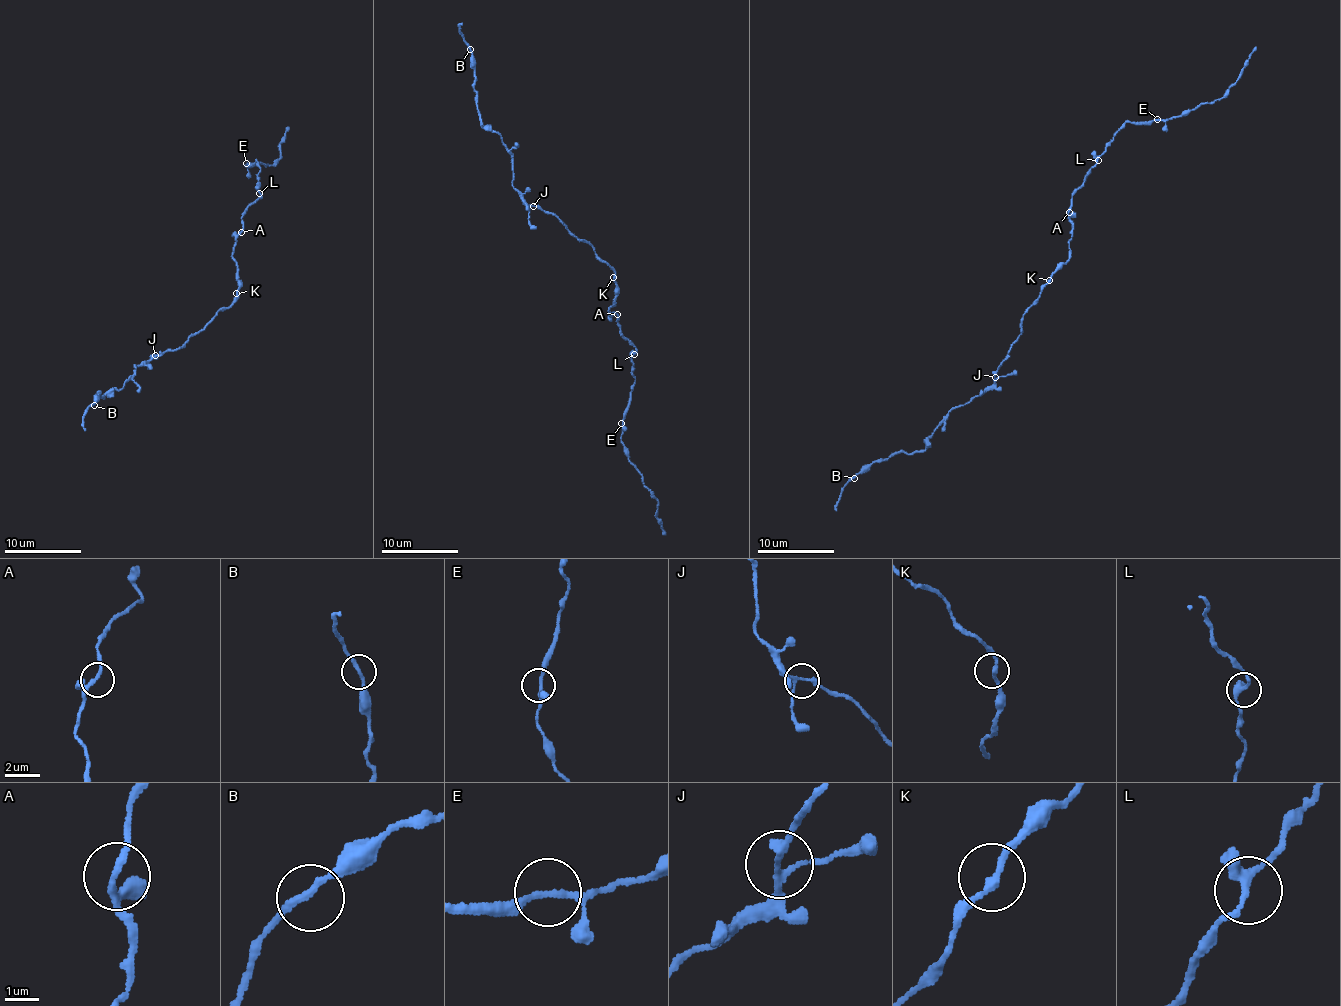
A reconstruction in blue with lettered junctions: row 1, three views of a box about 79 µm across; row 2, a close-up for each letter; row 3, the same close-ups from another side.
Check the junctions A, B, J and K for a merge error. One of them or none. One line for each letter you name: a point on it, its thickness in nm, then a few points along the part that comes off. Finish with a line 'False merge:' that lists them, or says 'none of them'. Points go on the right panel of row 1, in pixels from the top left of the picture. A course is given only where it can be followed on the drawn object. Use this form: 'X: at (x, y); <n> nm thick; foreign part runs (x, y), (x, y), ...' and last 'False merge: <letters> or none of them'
False merge: none of them

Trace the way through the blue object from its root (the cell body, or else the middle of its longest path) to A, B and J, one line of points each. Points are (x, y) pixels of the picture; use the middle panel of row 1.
A: (615, 279), (616, 299), (609, 314), (617, 314)
B: (615, 279), (591, 245), (555, 215), (529, 205), (512, 184), (512, 156), (481, 123), (470, 49)
J: (615, 279), (613, 269), (602, 262), (591, 245), (574, 237), (555, 215), (533, 206)

